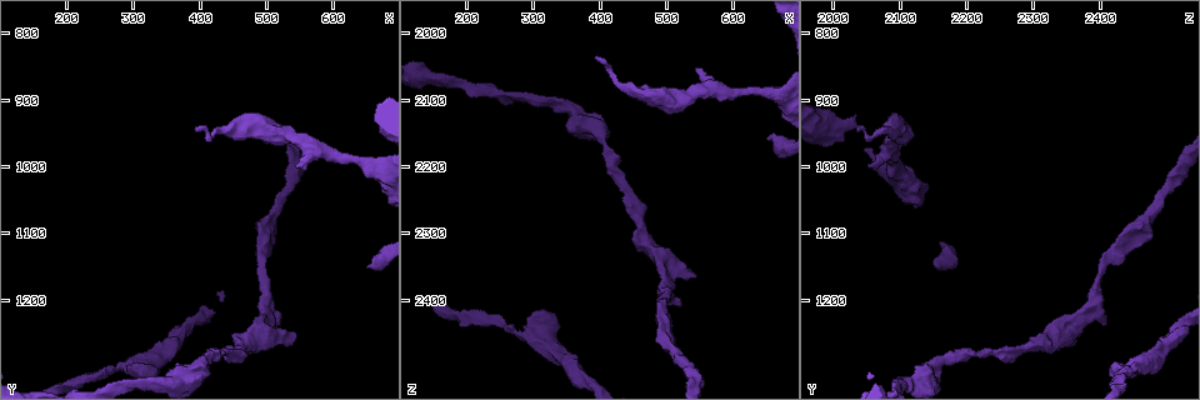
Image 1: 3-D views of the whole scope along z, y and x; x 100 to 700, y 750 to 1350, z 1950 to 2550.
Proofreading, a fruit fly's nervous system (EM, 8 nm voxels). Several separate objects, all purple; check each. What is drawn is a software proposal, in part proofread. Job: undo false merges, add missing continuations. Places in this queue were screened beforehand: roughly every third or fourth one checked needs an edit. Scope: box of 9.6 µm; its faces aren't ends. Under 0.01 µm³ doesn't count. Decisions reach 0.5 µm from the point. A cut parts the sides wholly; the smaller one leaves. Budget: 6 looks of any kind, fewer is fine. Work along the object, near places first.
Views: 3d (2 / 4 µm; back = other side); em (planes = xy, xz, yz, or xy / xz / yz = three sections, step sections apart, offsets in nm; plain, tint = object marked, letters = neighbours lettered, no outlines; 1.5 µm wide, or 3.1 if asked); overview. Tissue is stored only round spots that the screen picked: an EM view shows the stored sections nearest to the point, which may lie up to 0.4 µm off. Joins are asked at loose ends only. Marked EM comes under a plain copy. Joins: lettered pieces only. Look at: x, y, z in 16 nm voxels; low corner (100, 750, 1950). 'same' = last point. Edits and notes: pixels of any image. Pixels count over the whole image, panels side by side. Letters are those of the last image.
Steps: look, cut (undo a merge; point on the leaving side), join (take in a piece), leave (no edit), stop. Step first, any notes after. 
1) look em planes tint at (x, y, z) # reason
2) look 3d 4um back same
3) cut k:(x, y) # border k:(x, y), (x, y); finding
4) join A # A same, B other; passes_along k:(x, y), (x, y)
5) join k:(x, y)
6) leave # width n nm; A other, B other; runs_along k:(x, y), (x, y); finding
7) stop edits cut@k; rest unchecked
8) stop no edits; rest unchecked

look em planes tint at (545, 1005, 2055) # free end

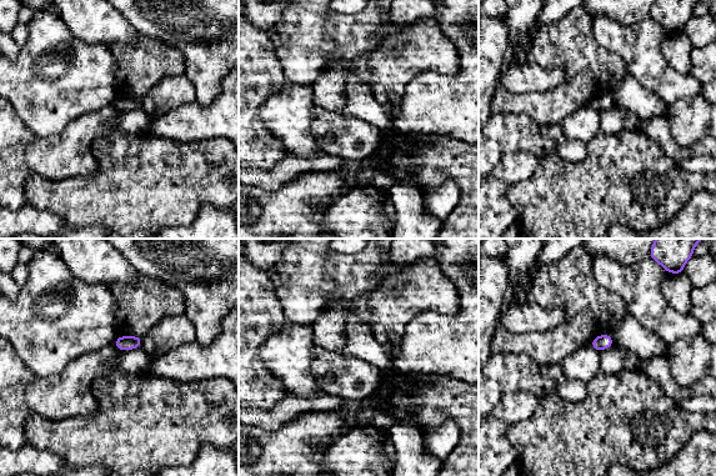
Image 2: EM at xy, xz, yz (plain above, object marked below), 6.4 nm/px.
look em planes letters same # see the neighbours

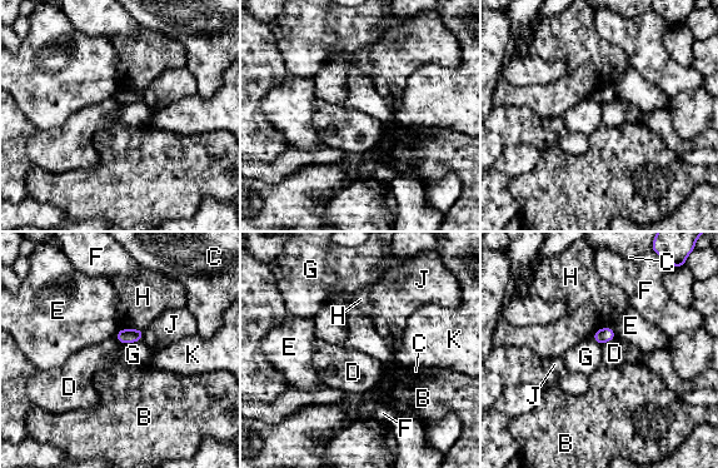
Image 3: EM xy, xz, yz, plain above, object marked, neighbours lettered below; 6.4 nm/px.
leave # B other, C other, D other, E other, F other, G other, H other, J other, K other; border 3:(616, 338), (602, 345); none of them fits

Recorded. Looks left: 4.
look 3d 2um at (305, 1290, 2425) # stops while still wide

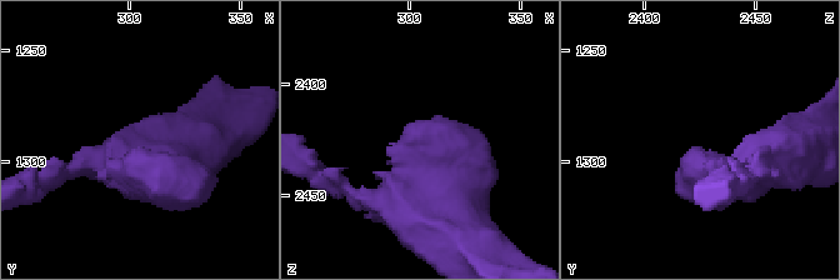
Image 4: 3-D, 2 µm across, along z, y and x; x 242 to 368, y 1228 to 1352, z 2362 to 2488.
look em xy step 8 tint at (302, 1294, 2423) # need the tissue

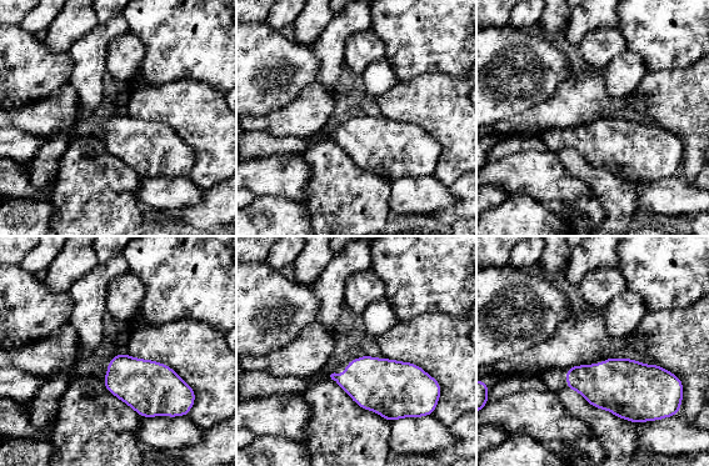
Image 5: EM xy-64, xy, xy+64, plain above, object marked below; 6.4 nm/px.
look em planes letters same # cut it another way

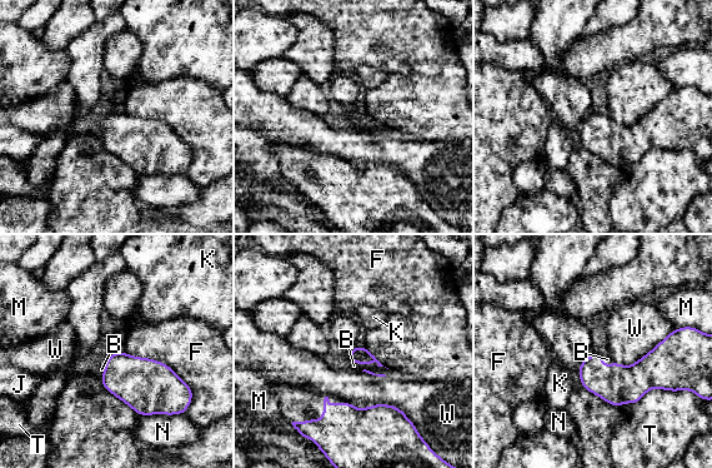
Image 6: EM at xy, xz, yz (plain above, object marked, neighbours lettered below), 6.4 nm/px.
join 6:(354, 366) # B same, F other, J other, K other, M other, N other, T other, W other; the neuron continues

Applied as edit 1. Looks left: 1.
stop edits join@6; rest unchecked

